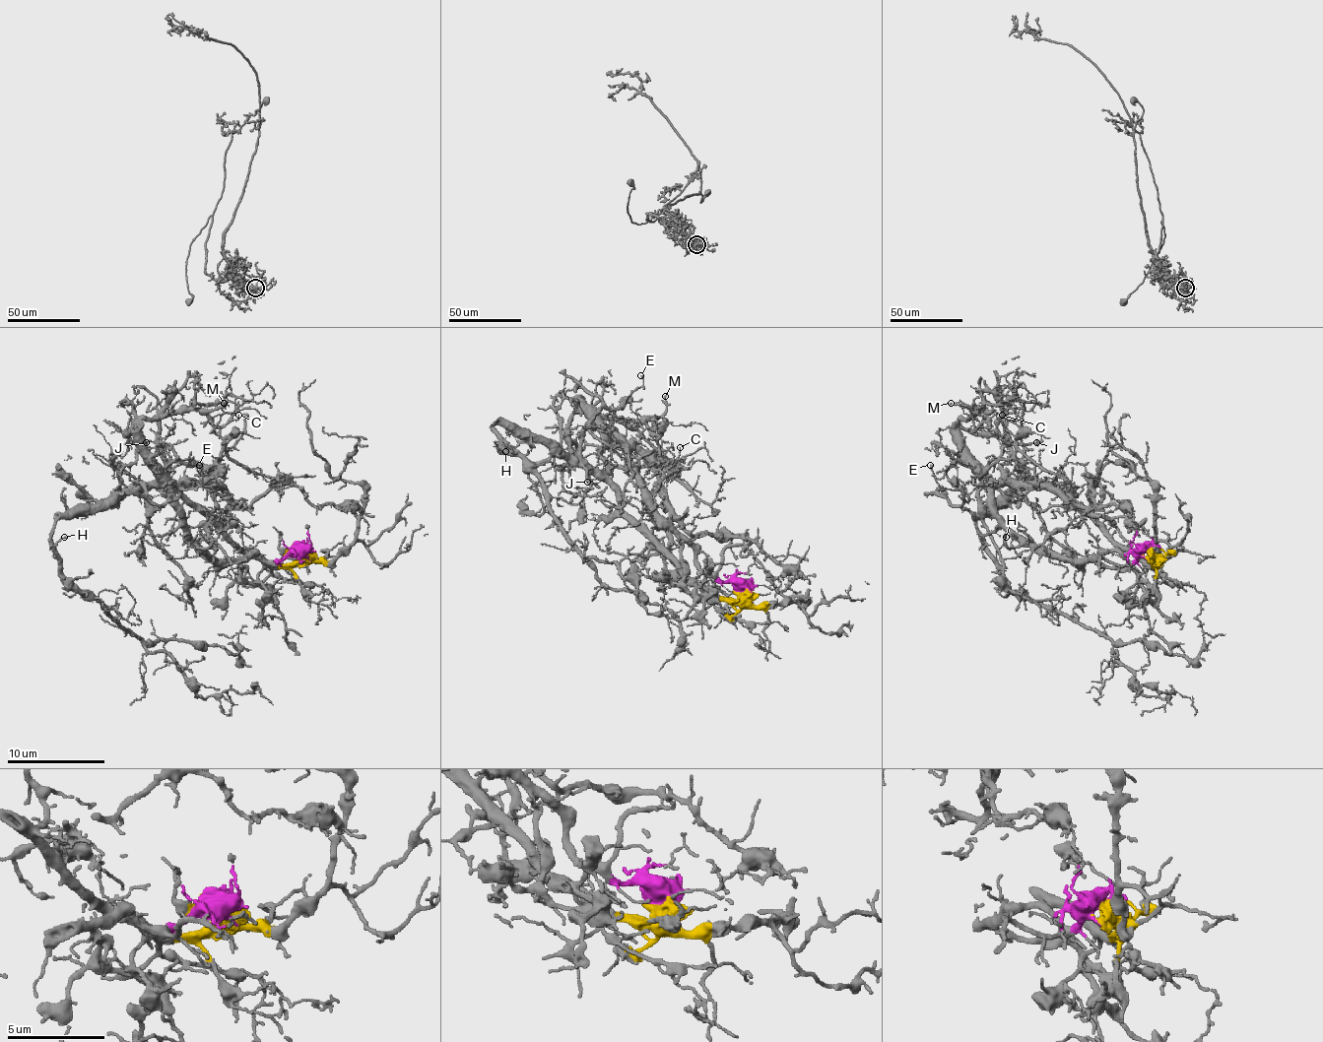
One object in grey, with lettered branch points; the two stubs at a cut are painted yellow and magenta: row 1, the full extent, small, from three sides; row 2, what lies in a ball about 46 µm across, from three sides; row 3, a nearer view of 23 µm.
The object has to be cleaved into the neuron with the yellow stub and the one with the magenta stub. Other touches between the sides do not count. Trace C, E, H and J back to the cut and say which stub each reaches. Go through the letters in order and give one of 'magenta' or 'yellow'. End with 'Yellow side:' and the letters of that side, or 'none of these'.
C: yellow
E: yellow
H: yellow
J: magenta
Yellow side: C, E, H

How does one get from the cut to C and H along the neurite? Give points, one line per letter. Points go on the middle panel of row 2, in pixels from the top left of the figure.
C: (743, 593), (735, 600), (710, 598), (621, 507), (609, 471), (662, 461), (667, 466), (679, 447)
H: (743, 593), (735, 600), (710, 598), (621, 507), (618, 493), (606, 481), (496, 423), (496, 447), (506, 452)

